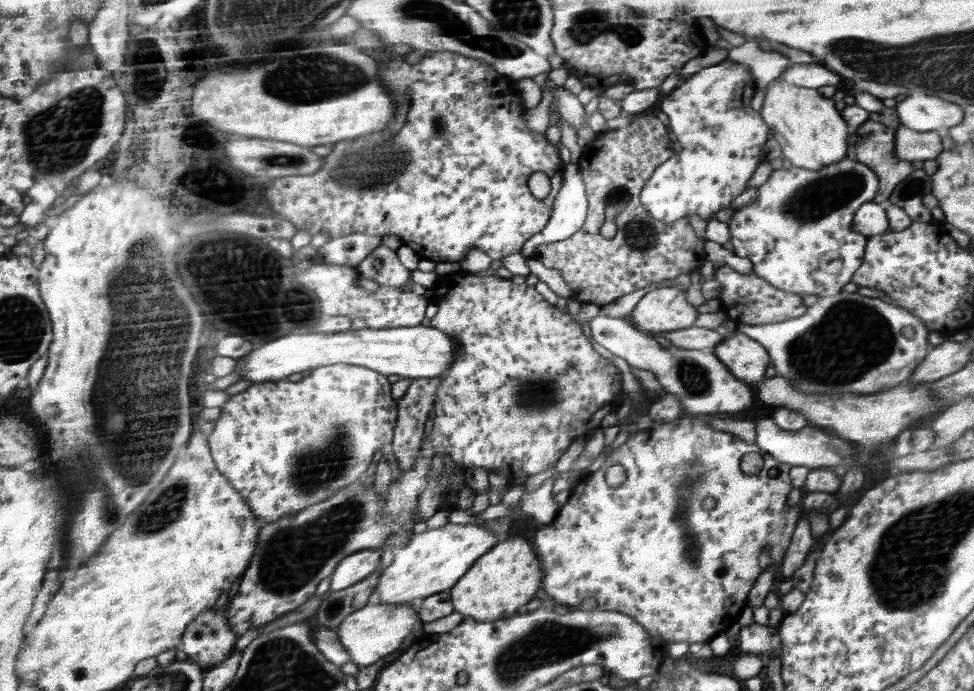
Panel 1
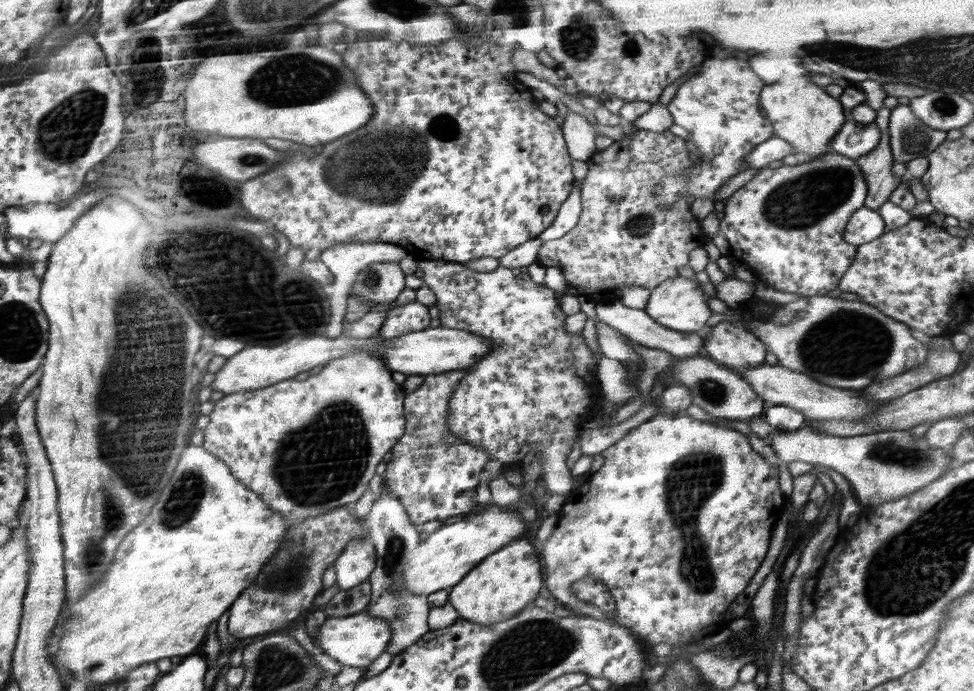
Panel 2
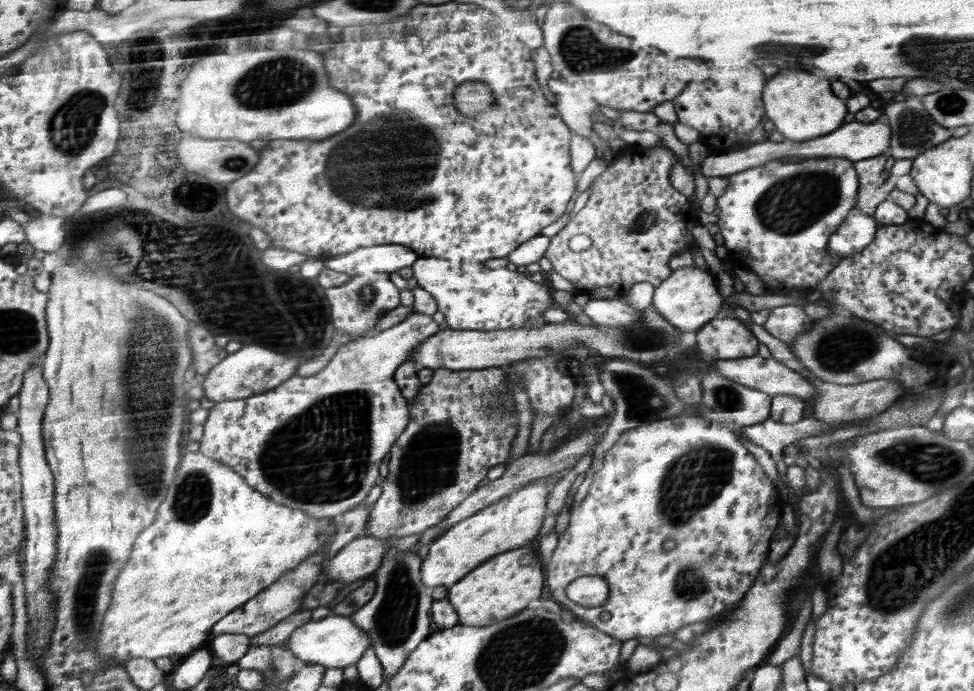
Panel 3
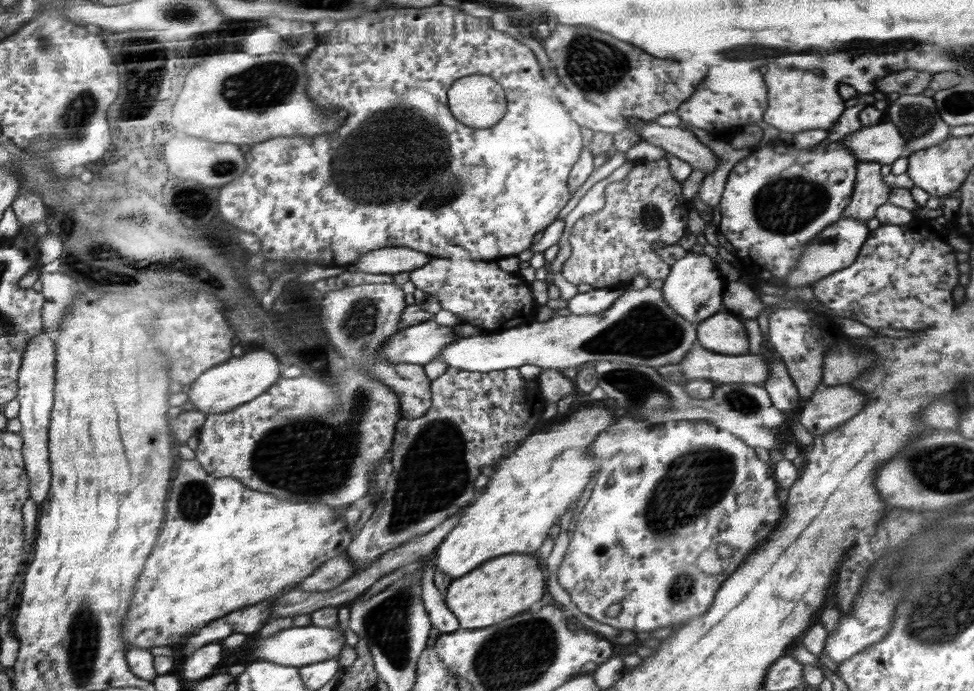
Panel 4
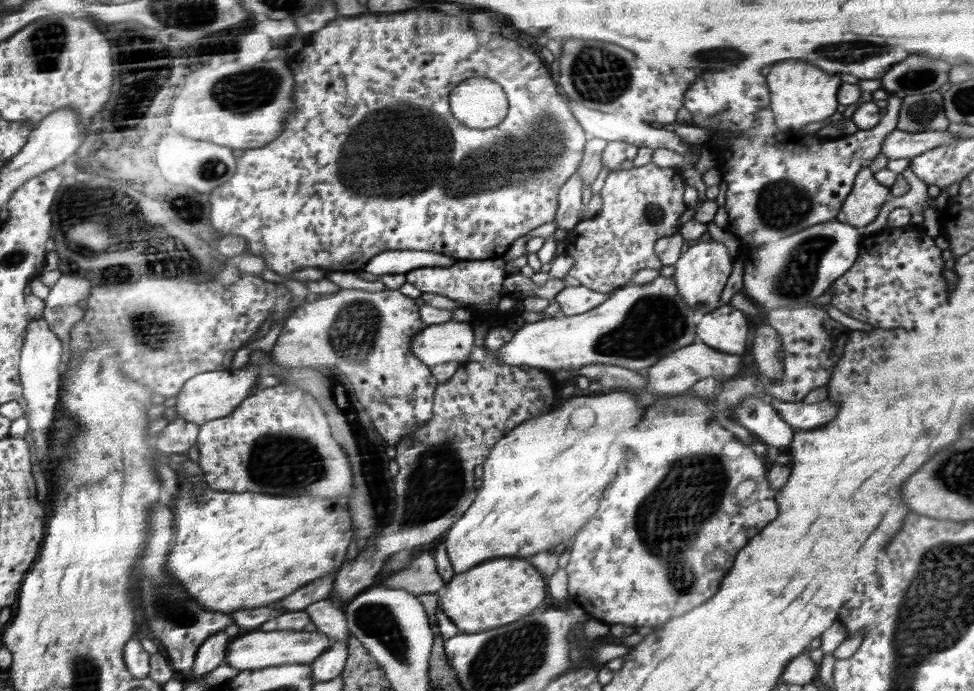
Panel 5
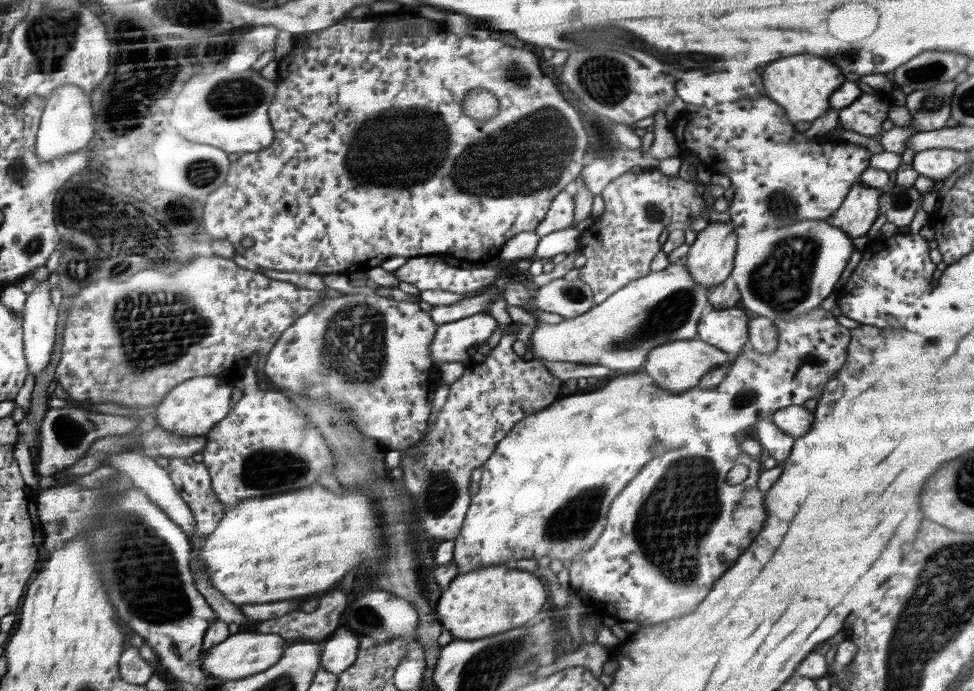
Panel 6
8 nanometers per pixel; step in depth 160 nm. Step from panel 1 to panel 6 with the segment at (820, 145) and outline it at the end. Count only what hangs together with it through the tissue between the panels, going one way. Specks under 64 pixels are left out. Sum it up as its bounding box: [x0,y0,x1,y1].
[764,54,844,124]

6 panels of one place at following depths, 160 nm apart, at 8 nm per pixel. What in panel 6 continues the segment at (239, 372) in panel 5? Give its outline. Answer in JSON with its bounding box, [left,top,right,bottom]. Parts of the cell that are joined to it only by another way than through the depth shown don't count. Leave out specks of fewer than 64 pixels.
[154,377,230,436]

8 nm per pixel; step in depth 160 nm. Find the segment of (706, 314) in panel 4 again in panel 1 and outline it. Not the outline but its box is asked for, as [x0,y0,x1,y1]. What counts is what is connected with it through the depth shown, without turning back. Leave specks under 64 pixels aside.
[630,283,698,335]

